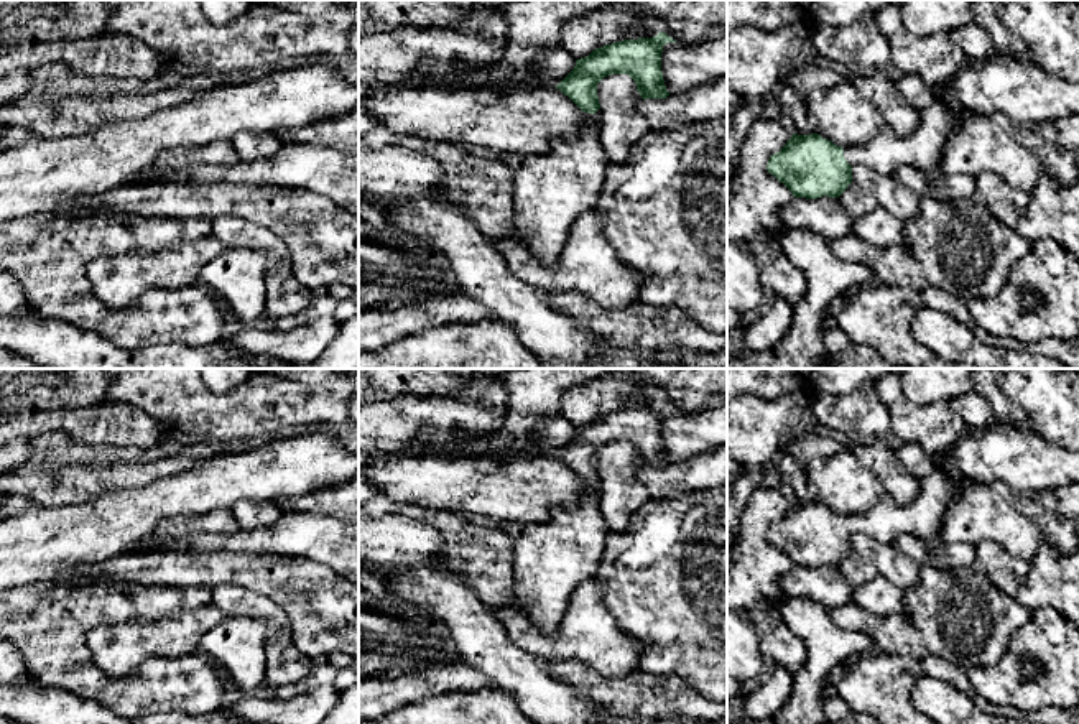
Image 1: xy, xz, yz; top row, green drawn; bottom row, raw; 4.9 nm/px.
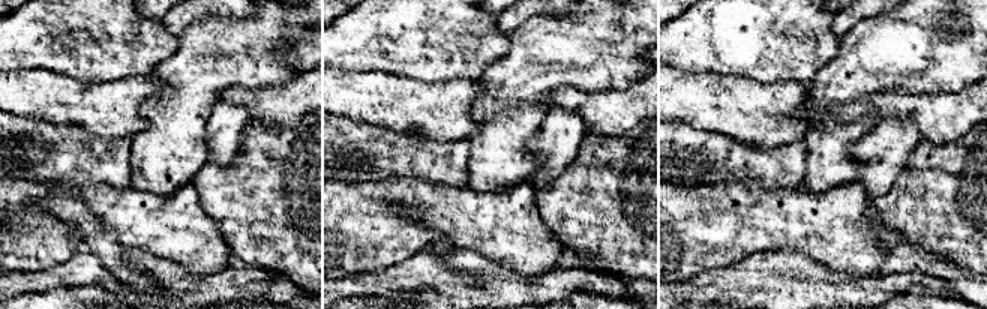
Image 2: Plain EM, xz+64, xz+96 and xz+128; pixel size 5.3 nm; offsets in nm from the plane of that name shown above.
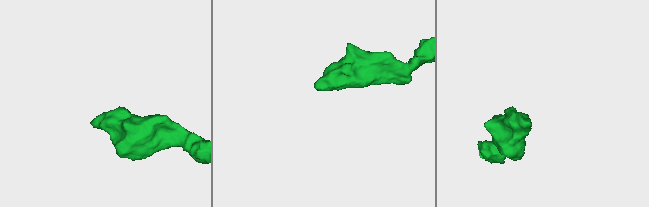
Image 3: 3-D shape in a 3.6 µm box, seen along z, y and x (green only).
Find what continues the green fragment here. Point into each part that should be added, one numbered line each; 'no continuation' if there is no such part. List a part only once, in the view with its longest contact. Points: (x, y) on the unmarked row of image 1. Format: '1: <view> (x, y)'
1: yz (1025, 463)

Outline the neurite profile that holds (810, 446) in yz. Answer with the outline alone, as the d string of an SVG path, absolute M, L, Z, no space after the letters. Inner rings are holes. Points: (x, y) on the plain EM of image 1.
M814 431L793 441L786 452L801 466L808 467L816 457L832 456L842 451L845 444L839 443L836 438L822 436Z

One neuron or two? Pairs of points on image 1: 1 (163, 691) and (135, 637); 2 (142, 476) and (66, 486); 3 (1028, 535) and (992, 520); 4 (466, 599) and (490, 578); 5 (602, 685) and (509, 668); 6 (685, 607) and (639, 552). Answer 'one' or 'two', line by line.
1: two
2: one
3: one
4: two
5: two
6: one

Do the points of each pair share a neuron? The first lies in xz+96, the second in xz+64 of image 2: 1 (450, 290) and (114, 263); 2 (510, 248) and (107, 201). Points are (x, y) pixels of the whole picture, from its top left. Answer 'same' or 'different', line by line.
1: different
2: same

